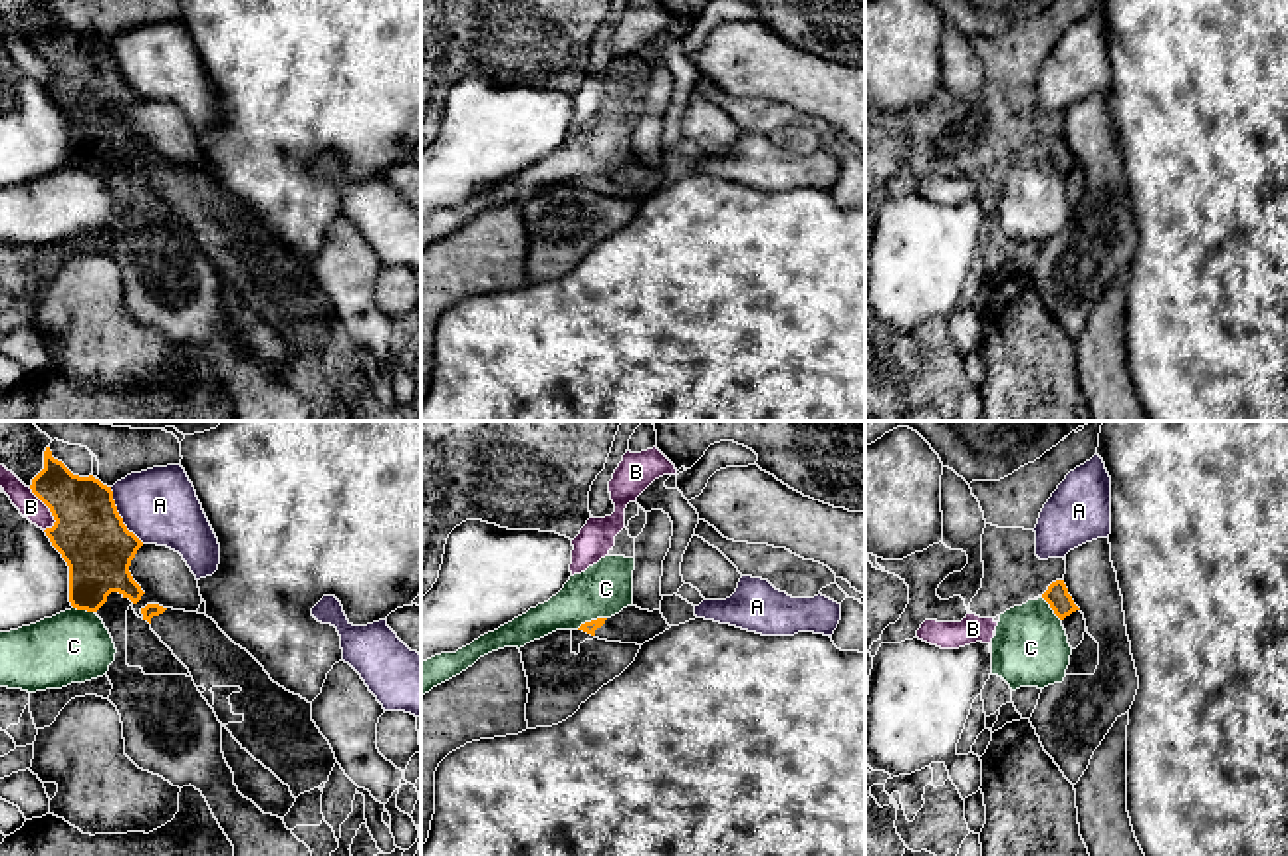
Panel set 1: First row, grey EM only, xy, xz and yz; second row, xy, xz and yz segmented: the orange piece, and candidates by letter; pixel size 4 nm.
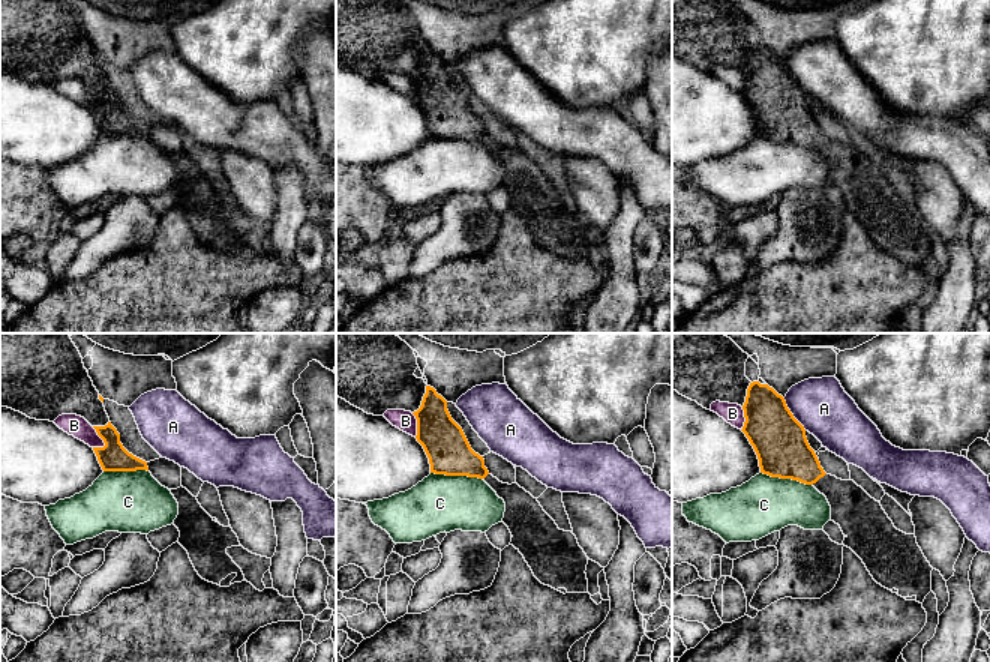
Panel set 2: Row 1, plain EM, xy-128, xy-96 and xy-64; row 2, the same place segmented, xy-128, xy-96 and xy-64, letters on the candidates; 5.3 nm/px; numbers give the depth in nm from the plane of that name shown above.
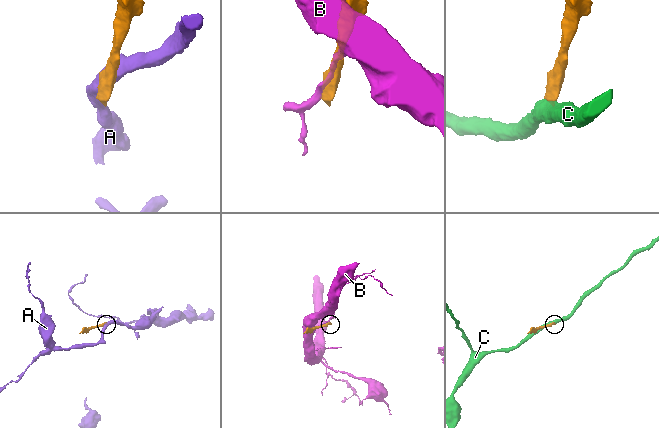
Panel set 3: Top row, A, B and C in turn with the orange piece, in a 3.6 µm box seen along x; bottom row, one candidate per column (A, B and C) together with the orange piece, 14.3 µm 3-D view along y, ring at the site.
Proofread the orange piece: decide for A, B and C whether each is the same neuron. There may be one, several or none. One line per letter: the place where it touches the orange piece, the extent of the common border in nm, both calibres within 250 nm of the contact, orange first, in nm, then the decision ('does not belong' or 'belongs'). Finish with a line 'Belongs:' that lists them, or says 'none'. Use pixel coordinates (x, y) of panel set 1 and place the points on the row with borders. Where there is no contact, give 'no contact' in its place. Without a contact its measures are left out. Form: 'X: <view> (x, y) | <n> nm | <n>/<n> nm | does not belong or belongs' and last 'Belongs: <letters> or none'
A: xy (120, 517) | 280 nm | 280/300 nm | does not belong
B: xy (48, 507) | 200 nm | 280/100 nm | does not belong
C: xz (592, 620) | 140 nm | 50/220 nm | does not belong
Belongs: none

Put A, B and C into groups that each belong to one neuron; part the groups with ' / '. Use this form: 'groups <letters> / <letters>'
groups A / B / C

